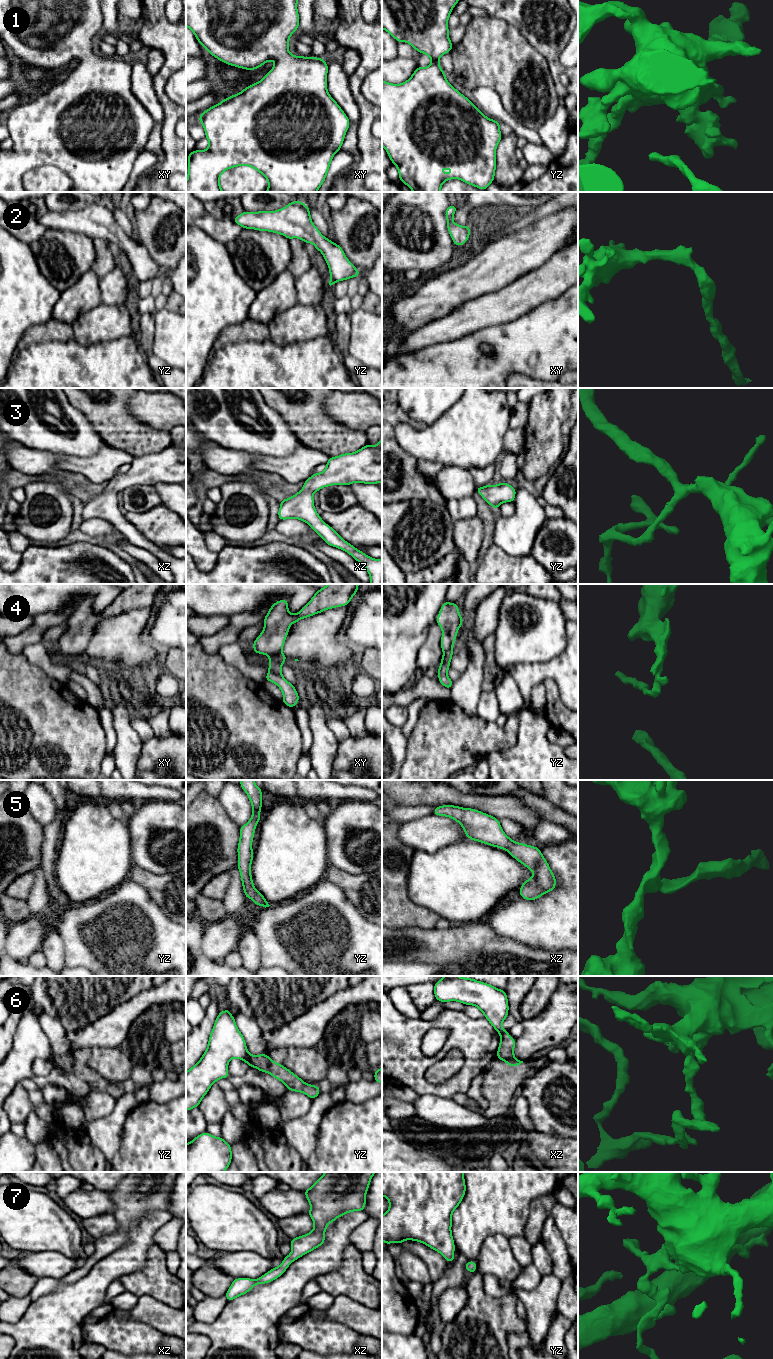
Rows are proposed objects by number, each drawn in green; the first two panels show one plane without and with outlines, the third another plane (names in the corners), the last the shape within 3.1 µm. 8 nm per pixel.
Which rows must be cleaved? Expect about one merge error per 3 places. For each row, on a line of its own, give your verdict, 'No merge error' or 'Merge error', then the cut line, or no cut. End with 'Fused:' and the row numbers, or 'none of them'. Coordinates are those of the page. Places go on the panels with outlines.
1: No merge error. No split
2: No merge error. No split
3: No merge error. No split
4: Merge error. Split along xy (281, 649), (269, 655)
5: No merge error. No split
6: Merge error. Split along yz (247, 1052), (242, 1059)
7: No merge error. No split
Fused: 4, 6

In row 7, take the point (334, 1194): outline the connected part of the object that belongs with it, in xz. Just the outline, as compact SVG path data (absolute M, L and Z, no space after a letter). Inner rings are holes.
M325 1172L307 1190L303 1191L309 1204L309 1216L314 1228L308 1234L290 1240L292 1251L283 1262L258 1279L236 1278L226 1292L228 1302L248 1293L257 1284L266 1284L279 1278L288 1266L325 1242L329 1223L353 1211L364 1211L366 1192L376 1172Z

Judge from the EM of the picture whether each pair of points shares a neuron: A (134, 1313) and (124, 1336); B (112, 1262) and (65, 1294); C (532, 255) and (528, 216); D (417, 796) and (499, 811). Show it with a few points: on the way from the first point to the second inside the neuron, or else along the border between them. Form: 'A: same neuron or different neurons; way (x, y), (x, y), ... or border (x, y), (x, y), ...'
A: different neurons; border (128, 1317), (147, 1322), (154, 1327)
B: same neuron; way (100, 1274), (80, 1294), (77, 1294)
C: different neurons; border (551, 215), (545, 215), (508, 235)
D: same neuron; way (437, 796), (452, 796), (462, 800), (479, 802)

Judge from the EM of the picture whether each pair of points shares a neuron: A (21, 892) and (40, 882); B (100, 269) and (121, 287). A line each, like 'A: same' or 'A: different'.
A: different
B: different

